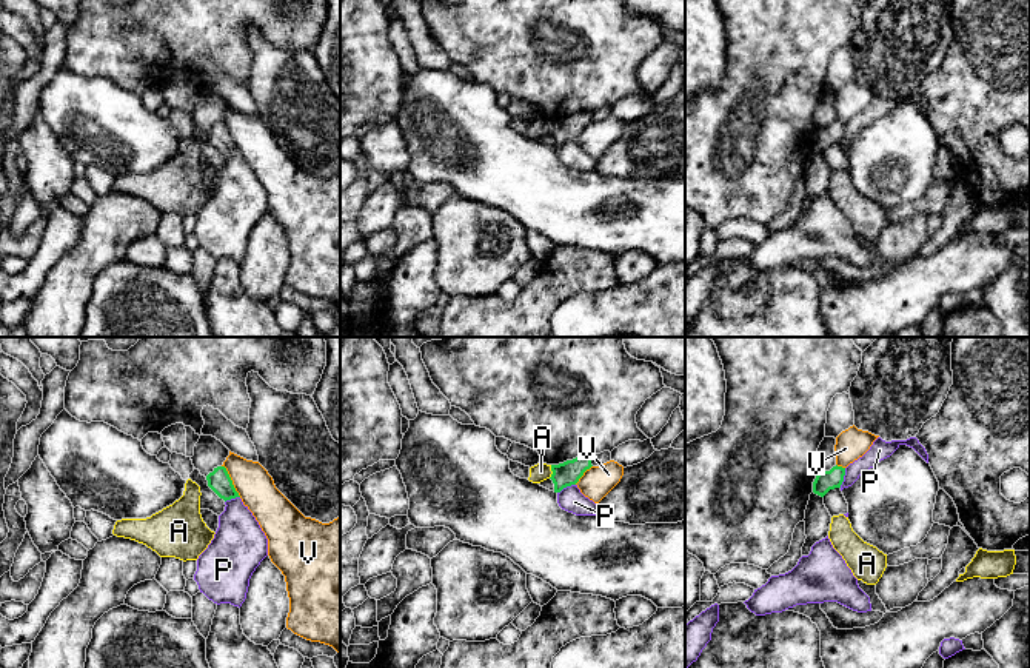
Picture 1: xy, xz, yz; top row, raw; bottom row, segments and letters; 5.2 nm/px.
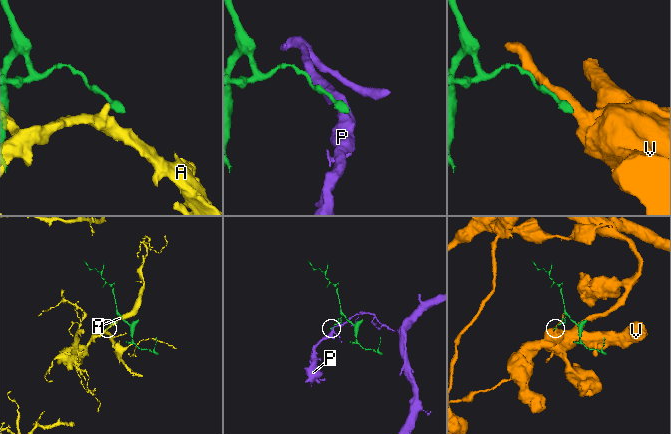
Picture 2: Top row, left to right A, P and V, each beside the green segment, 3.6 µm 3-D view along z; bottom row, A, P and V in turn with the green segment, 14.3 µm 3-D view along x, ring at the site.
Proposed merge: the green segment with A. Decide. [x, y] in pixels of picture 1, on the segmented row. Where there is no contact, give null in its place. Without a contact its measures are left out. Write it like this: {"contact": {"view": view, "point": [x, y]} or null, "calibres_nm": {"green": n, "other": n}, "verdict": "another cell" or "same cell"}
{"contact": {"view": "xz", "point": [551, 470]}, "calibres_nm": {"green": 130, "other": 90}, "verdict": "another cell"}

